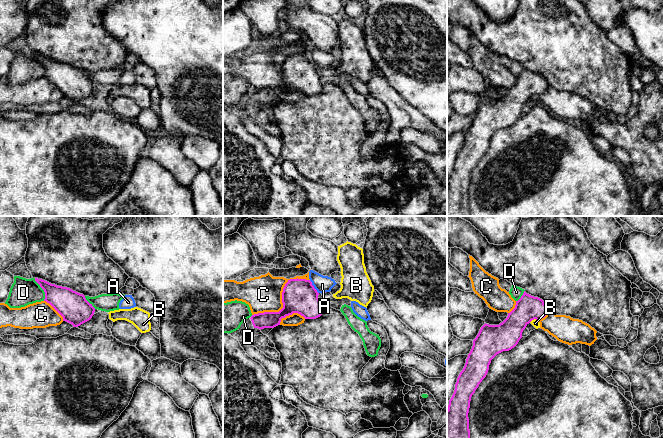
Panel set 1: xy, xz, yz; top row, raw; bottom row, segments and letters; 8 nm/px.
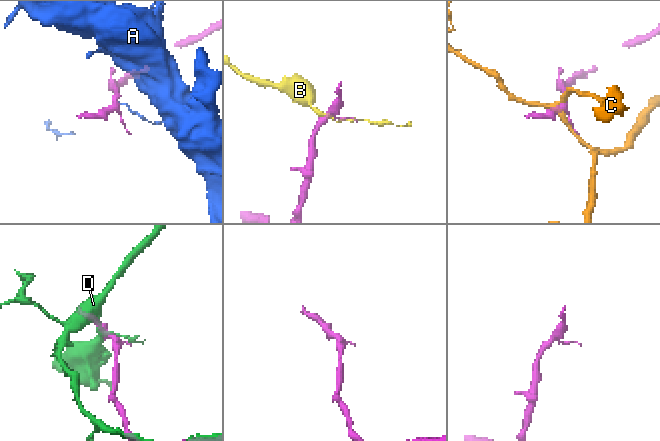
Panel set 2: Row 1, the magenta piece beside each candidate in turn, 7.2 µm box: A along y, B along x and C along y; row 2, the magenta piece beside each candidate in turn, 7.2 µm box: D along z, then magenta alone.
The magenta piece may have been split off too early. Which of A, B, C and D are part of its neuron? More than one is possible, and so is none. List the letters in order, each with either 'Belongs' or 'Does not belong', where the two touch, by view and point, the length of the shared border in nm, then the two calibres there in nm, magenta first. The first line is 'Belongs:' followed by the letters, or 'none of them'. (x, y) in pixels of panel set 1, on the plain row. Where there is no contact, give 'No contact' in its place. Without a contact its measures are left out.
Belongs: none of them
A: Does not belong. Touches magenta at xz (313, 63). Shared border 130 nm. Thickness 280 nm (magenta) against 140 nm
B: Does not belong. Touches magenta at yz (533, 95). Shared border 80 nm. Thickness 220 nm (magenta) against 60 nm
C: Does not belong. Touches magenta at xz (282, 75). Shared border 550 nm. Thickness 280 nm (magenta) against 280 nm
D: Does not belong. Touches magenta at xy (42, 64). Shared border 200 nm. Thickness 220 nm (magenta) against 220 nm

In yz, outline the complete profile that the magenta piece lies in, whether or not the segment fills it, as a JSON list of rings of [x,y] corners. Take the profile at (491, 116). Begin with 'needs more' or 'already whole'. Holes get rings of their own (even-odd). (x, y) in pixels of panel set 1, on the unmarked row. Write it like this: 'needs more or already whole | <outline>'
already whole | [[[524,67],[502,99],[485,99],[481,103],[449,176],[447,216],[470,216],[468,189],[471,173],[486,153],[491,136],[497,130],[514,124],[522,114],[526,102],[534,95],[544,94],[547,88],[548,84],[542,75]]]

